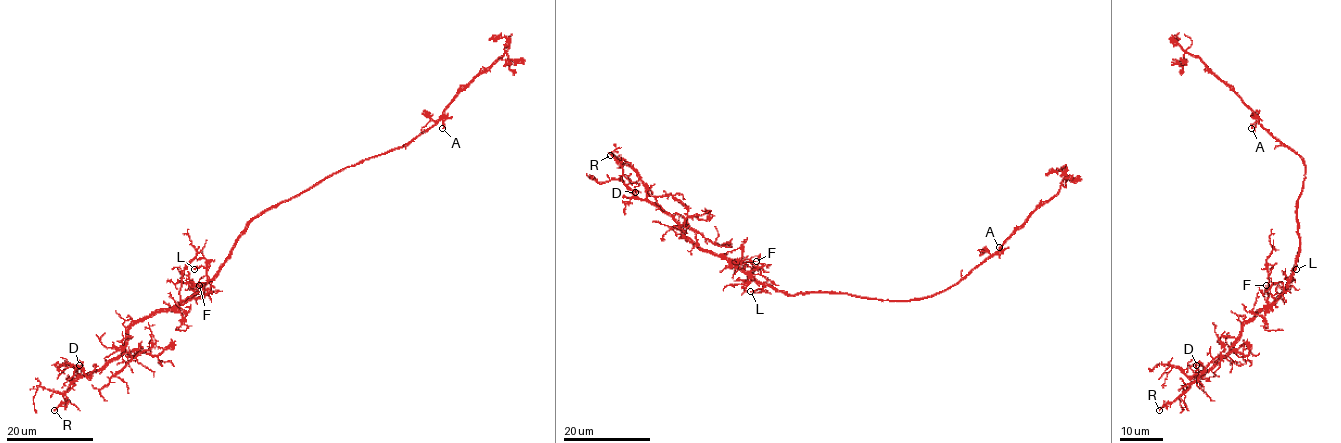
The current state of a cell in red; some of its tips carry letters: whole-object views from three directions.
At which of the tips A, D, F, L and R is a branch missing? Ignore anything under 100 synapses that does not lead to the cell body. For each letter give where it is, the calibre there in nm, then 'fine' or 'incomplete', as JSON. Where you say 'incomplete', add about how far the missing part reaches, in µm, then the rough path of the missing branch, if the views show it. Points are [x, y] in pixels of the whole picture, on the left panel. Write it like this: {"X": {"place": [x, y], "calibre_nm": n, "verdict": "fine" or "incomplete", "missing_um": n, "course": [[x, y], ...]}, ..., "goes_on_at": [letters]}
{"A": {"place": [442, 128], "calibre_nm": 170, "verdict": "fine"}, "D": {"place": [79, 365], "calibre_nm": 80, "verdict": "fine"}, "F": {"place": [199, 285], "calibre_nm": 130, "verdict": "fine"}, "L": {"place": [194, 269], "calibre_nm": 160, "verdict": "fine"}, "R": {"place": [54, 410], "calibre_nm": 170, "verdict": "incomplete", "missing_um": 40}, "goes_on_at": ["R"]}

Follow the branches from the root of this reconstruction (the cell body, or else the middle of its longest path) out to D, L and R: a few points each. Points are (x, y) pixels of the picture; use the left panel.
D: (263, 211), (221, 269), (189, 297), (140, 318), (129, 330), (125, 348), (99, 369), (80, 374), (79, 365)
L: (263, 211), (249, 224), (231, 256), (211, 279), (202, 266), (194, 269)
R: (263, 211), (211, 279), (185, 301), (134, 323), (125, 348), (99, 369), (81, 374), (54, 410)

